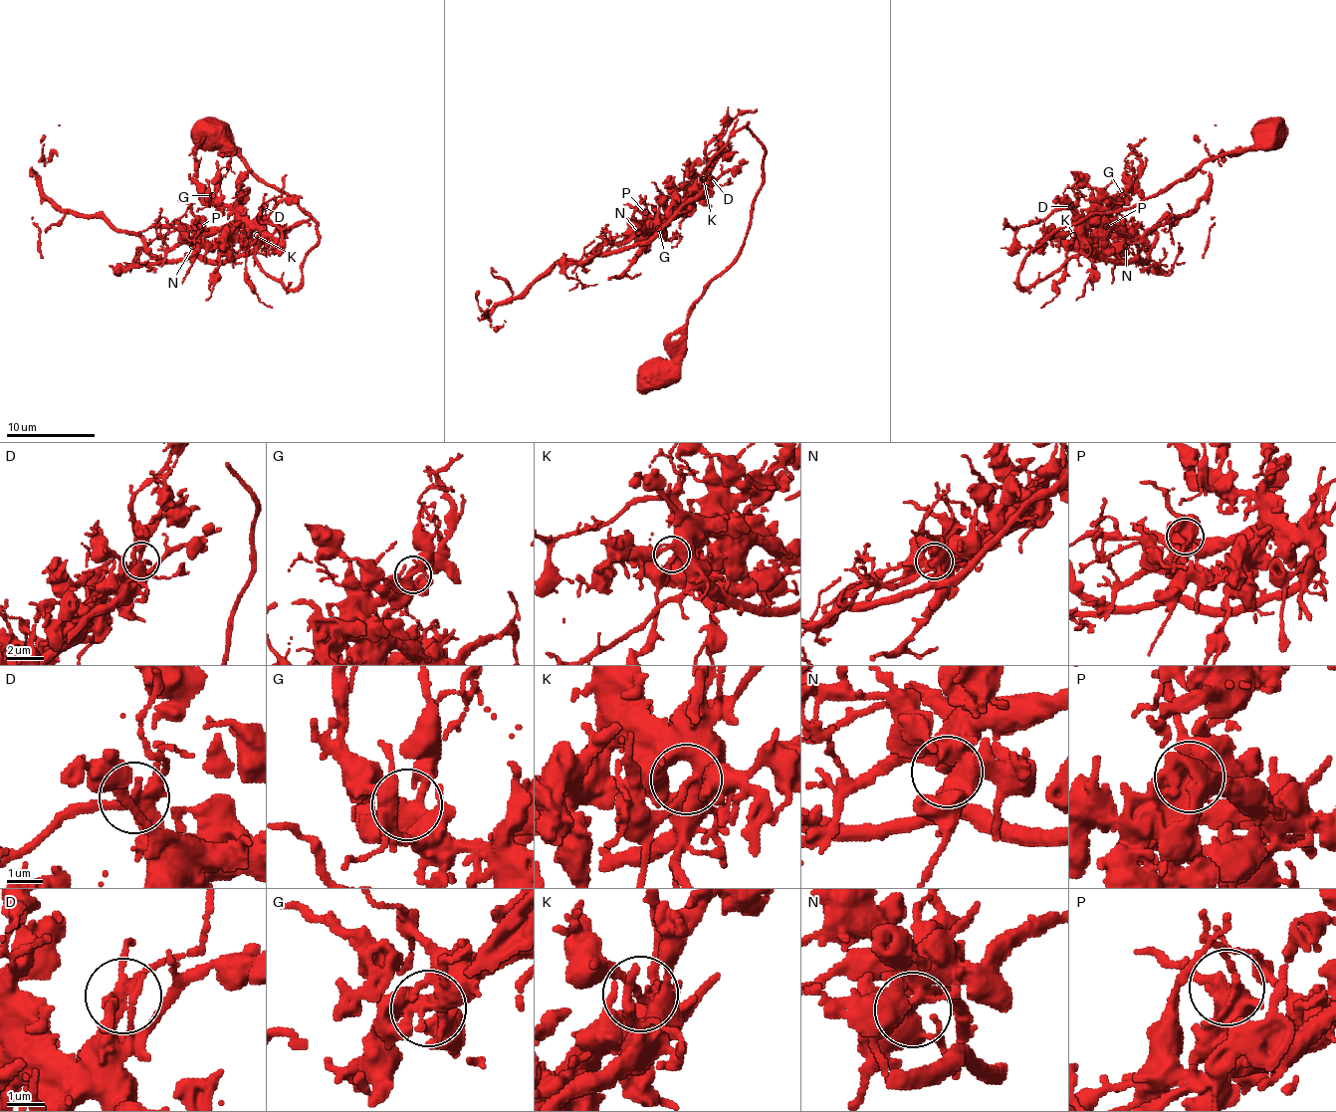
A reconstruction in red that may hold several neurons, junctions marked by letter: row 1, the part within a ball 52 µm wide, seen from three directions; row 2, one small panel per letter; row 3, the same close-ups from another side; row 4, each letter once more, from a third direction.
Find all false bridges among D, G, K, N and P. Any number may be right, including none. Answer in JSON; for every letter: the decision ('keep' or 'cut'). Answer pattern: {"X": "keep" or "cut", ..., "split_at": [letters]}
{"D": "keep", "G": "keep", "K": "keep", "N": "keep", "P": "keep", "split_at": []}

